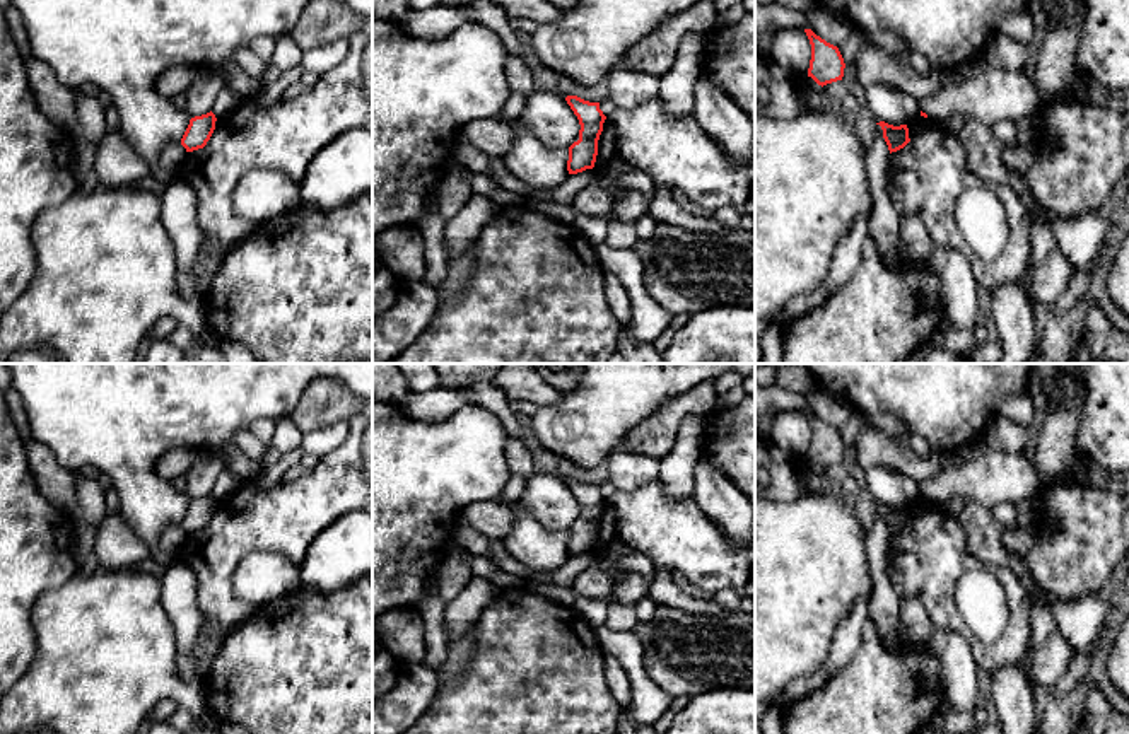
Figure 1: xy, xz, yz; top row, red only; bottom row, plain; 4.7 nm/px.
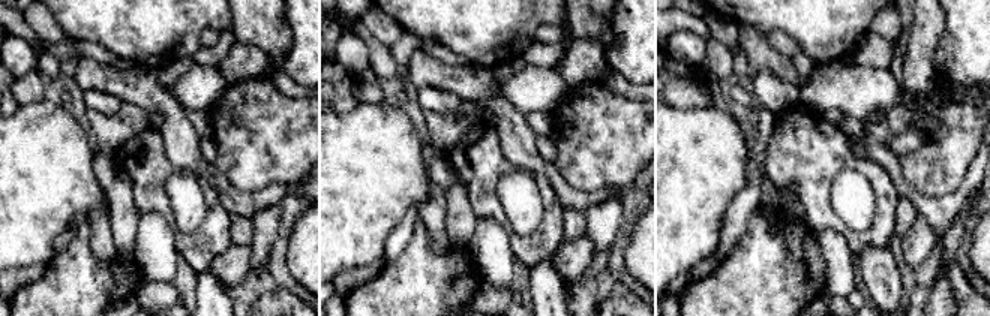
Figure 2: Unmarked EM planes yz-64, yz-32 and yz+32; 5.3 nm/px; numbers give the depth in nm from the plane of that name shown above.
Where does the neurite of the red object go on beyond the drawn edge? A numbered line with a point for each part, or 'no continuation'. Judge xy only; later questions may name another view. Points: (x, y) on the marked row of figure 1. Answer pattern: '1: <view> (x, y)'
no continuation

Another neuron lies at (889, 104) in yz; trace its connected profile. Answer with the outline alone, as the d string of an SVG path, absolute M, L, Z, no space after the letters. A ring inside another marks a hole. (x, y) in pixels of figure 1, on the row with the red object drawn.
M876 84L866 90L868 108L875 119L893 126L909 123L921 114L921 102L893 87Z

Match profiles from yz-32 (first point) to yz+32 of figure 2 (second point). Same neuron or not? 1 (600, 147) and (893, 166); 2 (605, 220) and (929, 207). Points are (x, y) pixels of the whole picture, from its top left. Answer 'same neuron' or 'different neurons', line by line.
1: different neurons
2: same neuron

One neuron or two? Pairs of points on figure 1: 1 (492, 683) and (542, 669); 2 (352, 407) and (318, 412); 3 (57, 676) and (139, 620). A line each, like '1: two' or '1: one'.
1: one
2: one
3: one

